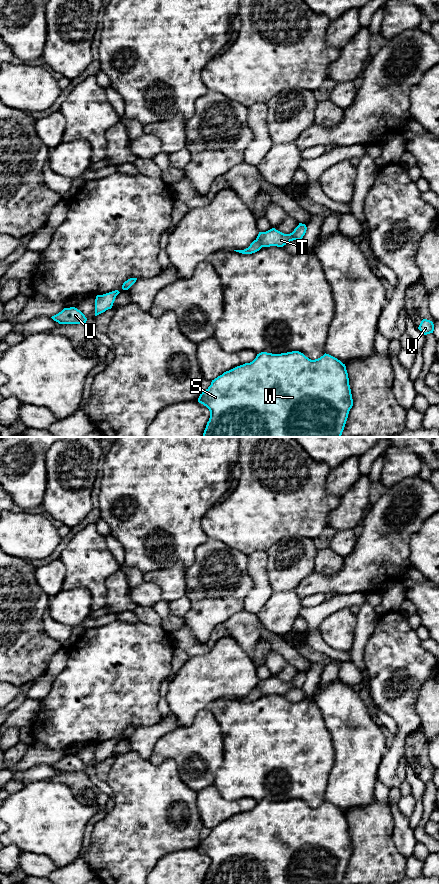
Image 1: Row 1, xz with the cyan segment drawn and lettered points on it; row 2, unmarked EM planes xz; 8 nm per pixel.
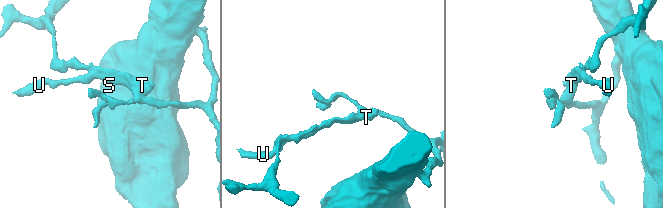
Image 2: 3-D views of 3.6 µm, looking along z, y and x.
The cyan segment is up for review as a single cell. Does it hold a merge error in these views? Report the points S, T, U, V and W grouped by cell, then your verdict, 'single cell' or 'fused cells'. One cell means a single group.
S U V W / T | fused cells

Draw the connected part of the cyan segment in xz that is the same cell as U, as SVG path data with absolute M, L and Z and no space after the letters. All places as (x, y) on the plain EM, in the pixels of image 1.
M75 755L64 756L51 766L59 772L80 772L87 769L85 763Z

